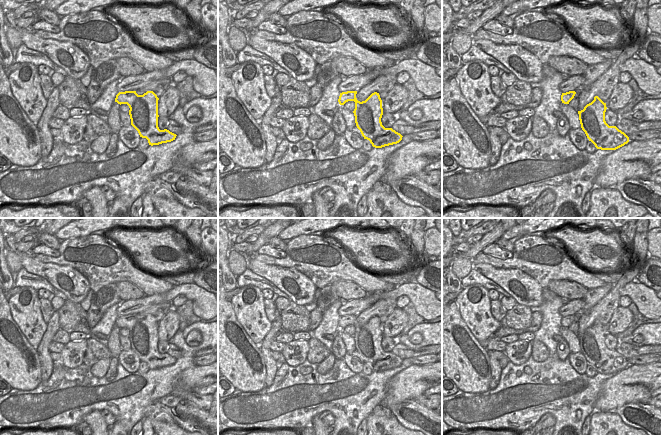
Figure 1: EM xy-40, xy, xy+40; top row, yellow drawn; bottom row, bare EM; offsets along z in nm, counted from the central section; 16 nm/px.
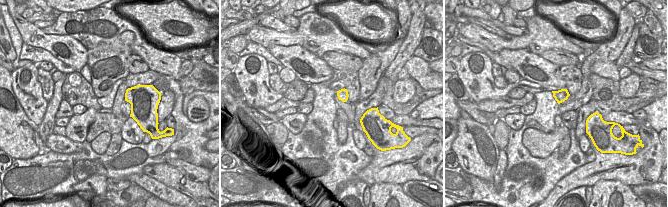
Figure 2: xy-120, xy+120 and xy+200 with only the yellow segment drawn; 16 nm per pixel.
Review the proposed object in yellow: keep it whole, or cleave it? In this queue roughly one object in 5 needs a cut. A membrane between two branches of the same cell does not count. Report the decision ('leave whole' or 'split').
leave whole

